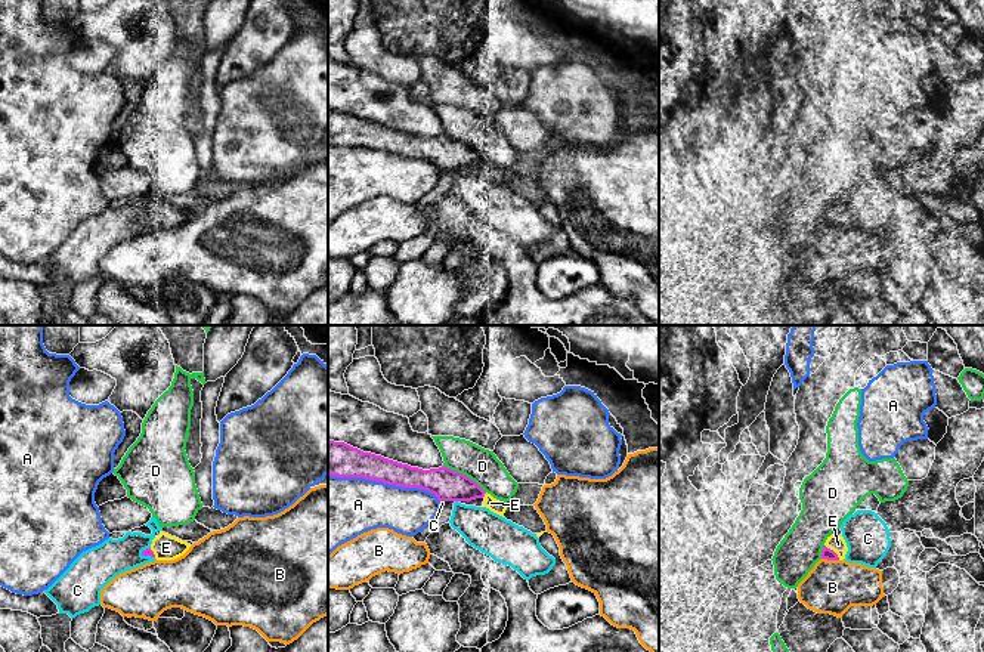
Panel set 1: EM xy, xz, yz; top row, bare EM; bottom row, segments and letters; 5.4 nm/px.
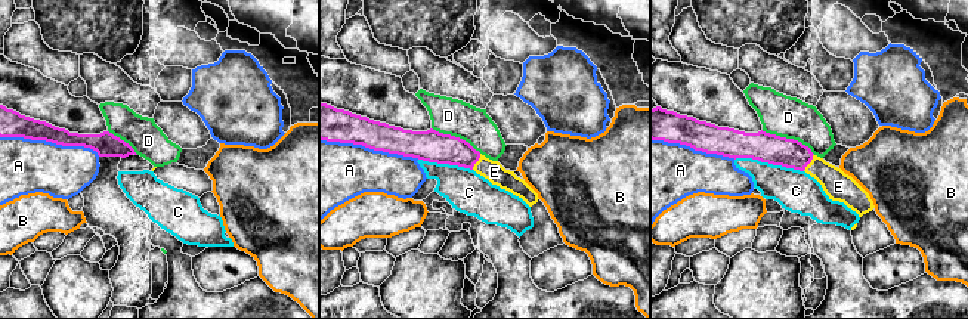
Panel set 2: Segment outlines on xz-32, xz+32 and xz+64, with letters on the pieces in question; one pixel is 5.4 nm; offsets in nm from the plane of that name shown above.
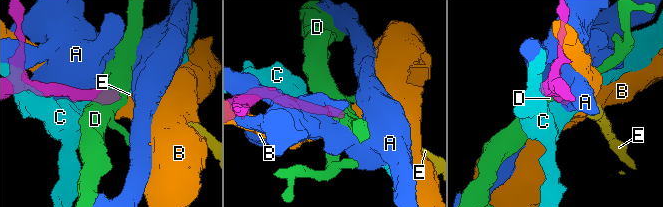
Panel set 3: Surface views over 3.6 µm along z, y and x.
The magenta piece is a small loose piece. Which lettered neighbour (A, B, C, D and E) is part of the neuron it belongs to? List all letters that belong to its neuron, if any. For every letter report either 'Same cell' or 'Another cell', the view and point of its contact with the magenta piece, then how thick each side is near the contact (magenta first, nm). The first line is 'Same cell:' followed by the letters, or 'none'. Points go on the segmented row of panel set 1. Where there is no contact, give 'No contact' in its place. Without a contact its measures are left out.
Same cell: E
A: Another cell. Touches magenta at xz (384, 482). Thickness 180 nm (magenta) against 320 nm
B: Another cell. Touches magenta at yz (831, 559). Thickness 60 nm (magenta) against 280 nm
C: Another cell. Touches magenta at xy (148, 555). Thickness 50 nm (magenta) against 200 nm
D: Another cell. Touches magenta at xz (463, 475). Thickness 170 nm (magenta) against 190 nm
E: Same cell. Touches magenta at yz (834, 552). Thickness 60 nm (magenta) against 90 nm

